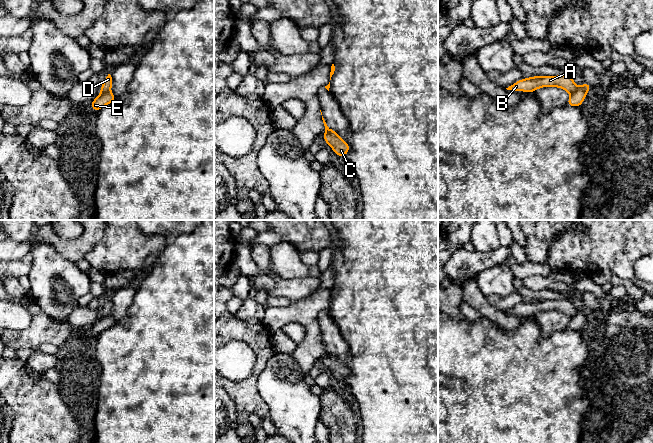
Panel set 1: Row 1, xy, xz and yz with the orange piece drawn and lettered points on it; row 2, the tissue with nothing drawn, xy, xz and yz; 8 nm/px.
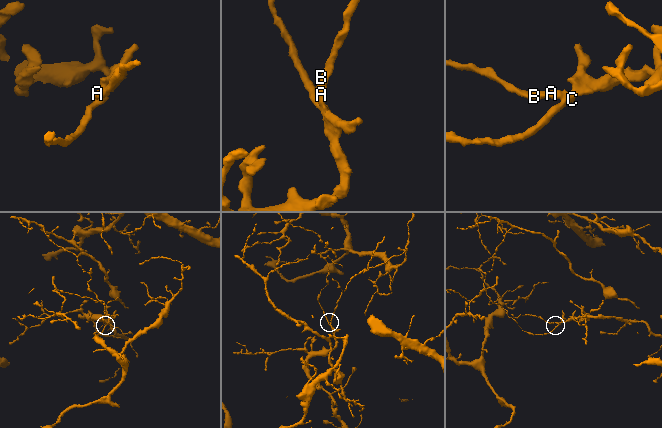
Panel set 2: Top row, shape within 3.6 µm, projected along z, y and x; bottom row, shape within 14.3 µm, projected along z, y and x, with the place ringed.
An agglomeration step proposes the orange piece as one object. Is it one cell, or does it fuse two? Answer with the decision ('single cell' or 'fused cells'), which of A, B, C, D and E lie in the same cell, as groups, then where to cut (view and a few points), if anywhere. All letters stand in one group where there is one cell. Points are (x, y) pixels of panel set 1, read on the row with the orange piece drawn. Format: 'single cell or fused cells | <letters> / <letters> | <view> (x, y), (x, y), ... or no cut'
fused cells | A B D / C E | xy (109, 90), (101, 92)

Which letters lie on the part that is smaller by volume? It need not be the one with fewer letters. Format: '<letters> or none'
C, E

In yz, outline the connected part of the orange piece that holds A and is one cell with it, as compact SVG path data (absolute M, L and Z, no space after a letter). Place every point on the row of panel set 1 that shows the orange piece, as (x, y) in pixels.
M563 74L559 76L533 76L521 79L513 85L506 88L511 91L524 91L526 93L533 93L541 87L559 87L570 94L578 90L575 81L568 75Z

